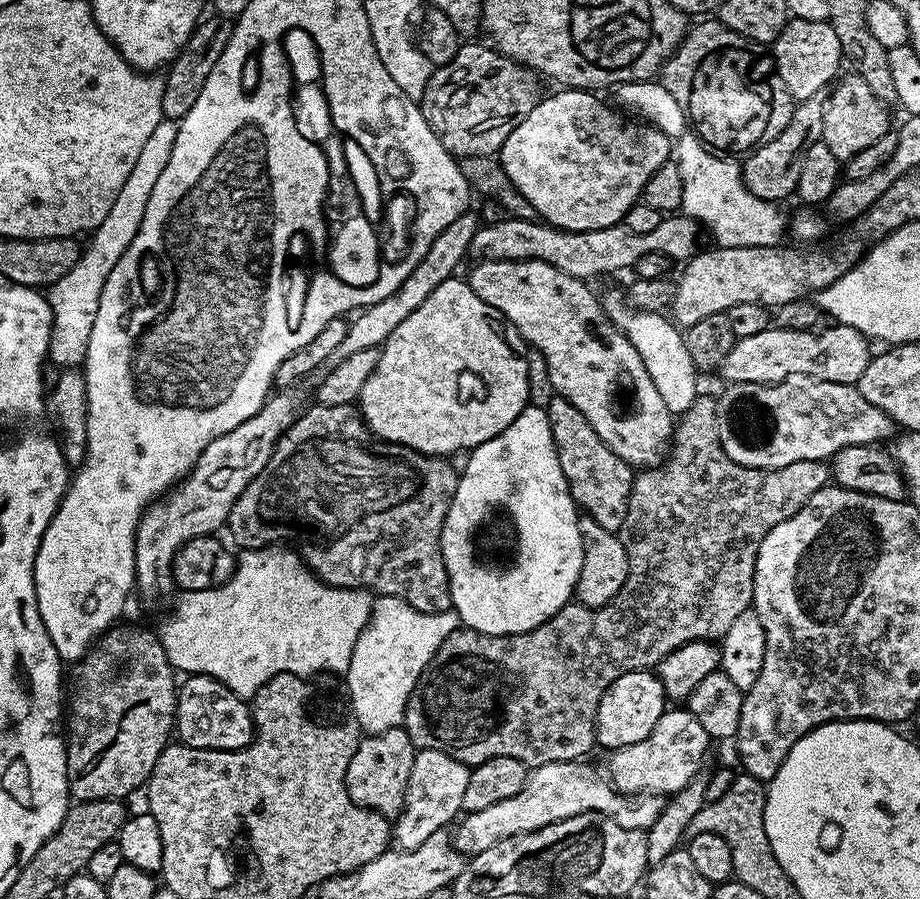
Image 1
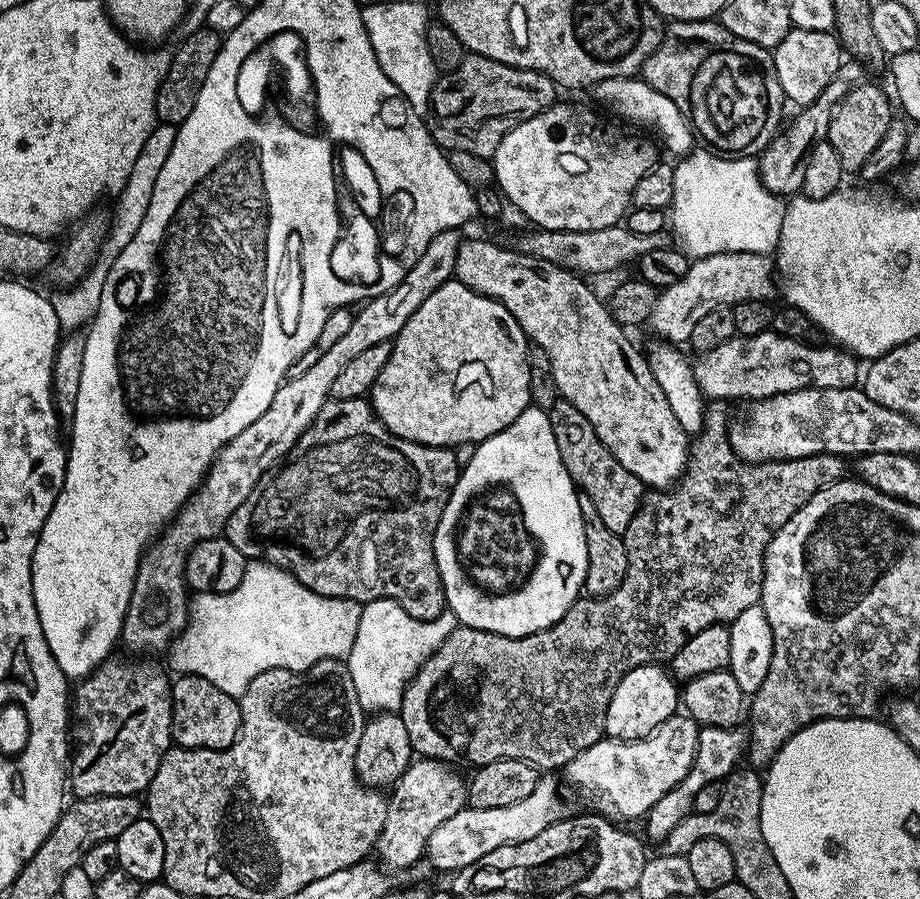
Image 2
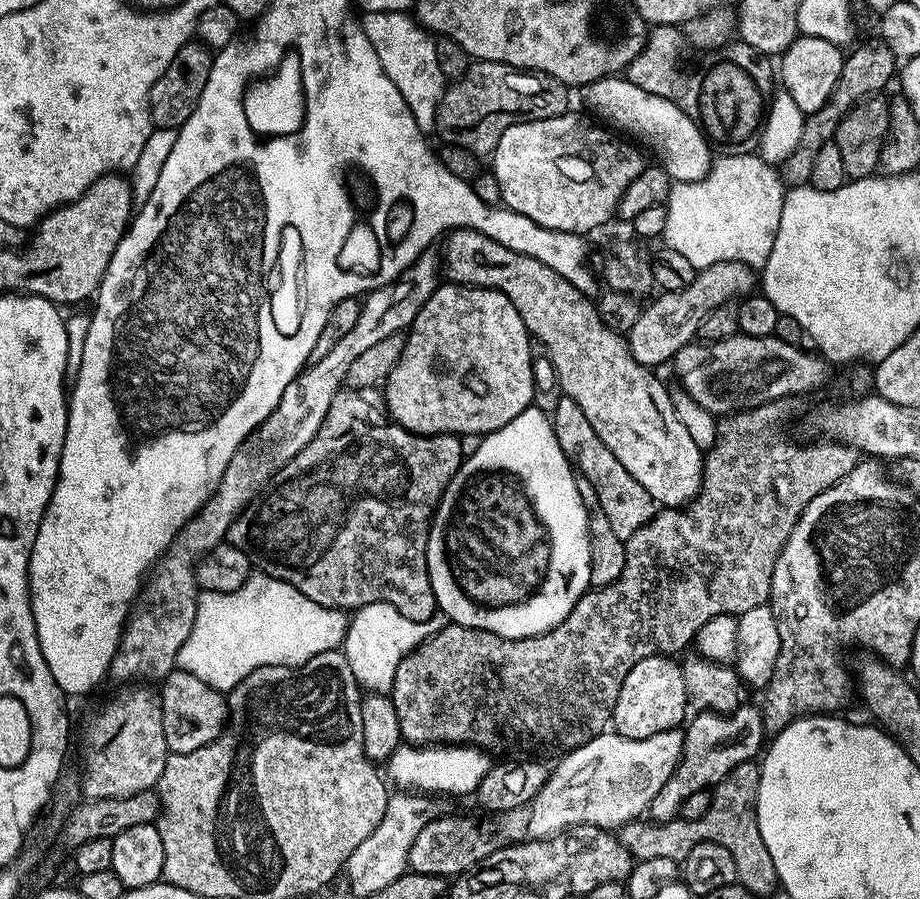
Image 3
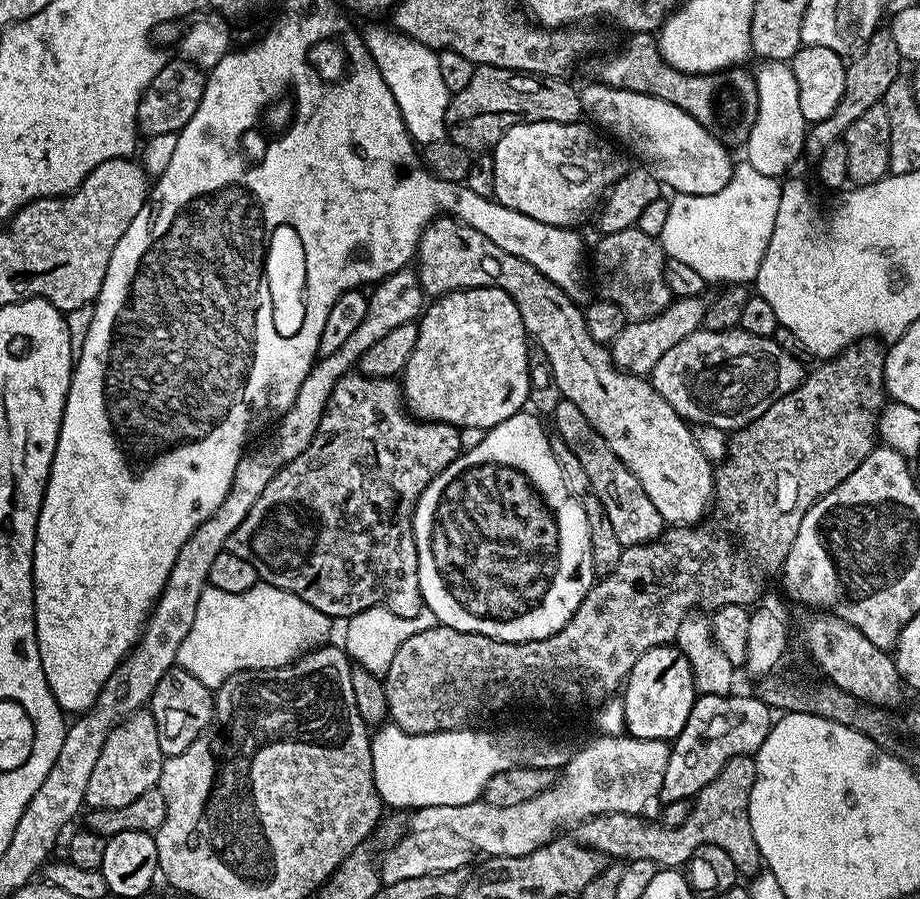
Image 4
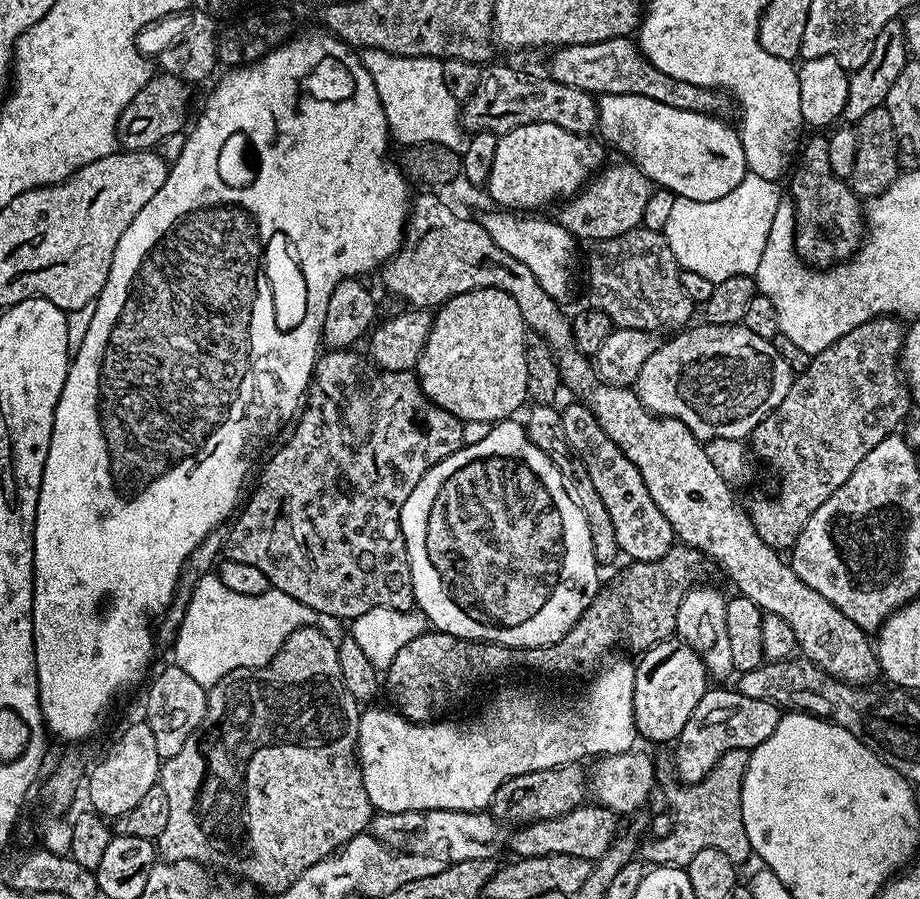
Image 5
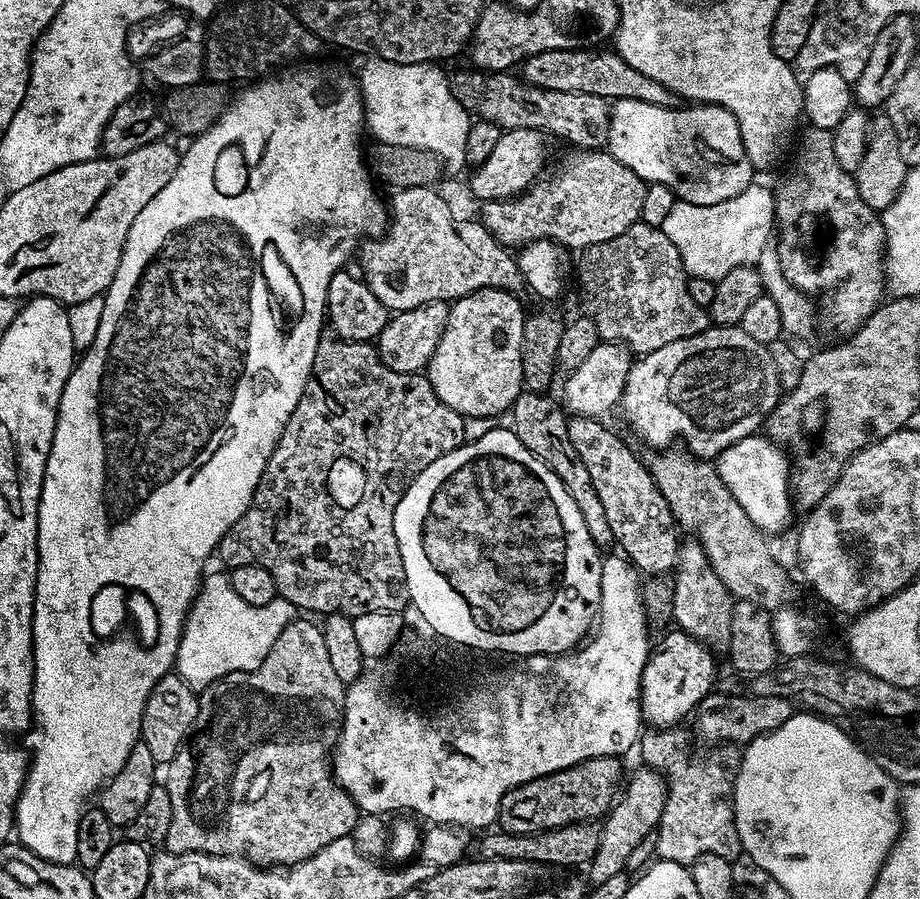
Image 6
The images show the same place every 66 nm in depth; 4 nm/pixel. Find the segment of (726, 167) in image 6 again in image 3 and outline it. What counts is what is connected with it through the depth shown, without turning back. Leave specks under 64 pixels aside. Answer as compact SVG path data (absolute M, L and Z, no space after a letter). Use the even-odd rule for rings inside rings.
M620 74L603 76L589 84L581 84L578 92L581 102L593 112L591 115L597 121L619 130L625 137L639 142L645 149L652 148L653 154L660 159L657 160L659 167L663 168L664 173L673 181L700 180L712 166L713 149L700 125L674 101L658 98L658 94L646 94L646 90L634 86Z

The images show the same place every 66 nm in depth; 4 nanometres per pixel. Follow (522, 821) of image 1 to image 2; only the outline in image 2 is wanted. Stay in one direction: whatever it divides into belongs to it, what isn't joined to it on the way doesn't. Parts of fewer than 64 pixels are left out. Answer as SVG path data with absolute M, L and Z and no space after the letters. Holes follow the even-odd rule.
M541 775L534 790L530 790L522 802L514 802L514 806L494 806L490 810L465 806L458 810L458 814L453 814L446 822L442 822L442 826L438 826L438 830L434 830L434 834L430 834L426 860L440 872L455 874L478 862L478 858L490 854L490 850L498 850L498 846L526 842L542 834L546 826L556 823L562 816L560 788L552 776L555 775Z

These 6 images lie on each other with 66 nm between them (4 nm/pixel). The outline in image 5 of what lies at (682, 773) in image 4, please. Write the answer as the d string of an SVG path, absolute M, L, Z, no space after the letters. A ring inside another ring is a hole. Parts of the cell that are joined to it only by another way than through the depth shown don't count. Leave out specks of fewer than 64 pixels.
M728 686L709 687L702 702L698 702L698 706L694 706L694 714L690 714L690 722L686 722L686 726L682 726L682 734L674 742L674 748L676 748L674 772L676 768L676 772L681 776L684 784L696 784L702 778L706 778L706 774L710 774L710 770L714 770L718 758L722 758L722 754L726 754L726 750L754 749L762 742L766 742L766 738L770 738L770 734L774 734L774 730L780 726L782 709L776 704L758 702L758 698L746 698L746 694L735 691L731 687L728 687L729 689L724 687Z

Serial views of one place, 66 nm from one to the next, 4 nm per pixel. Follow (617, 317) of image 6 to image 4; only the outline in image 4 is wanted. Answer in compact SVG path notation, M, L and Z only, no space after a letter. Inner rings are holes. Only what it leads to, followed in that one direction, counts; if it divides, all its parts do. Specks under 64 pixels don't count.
M638 227L610 232L599 237L596 253L590 260L596 263L596 276L600 279L603 299L618 305L629 321L649 320L662 314L674 299L664 277L666 255L657 237L642 234Z

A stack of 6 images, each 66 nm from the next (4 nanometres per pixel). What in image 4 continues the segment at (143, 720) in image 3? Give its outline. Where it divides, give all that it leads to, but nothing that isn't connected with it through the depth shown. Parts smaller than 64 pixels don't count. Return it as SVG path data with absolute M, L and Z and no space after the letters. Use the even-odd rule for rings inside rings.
M151 711L133 712L106 738L106 746L102 746L102 754L98 754L98 763L86 786L85 805L89 809L120 808L134 802L161 783L165 759L162 746L158 746L158 726Z

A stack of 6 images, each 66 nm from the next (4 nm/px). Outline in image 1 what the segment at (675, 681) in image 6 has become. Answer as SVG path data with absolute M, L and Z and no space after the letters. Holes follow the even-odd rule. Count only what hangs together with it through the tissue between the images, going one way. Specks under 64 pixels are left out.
M648 670L621 671L616 680L602 694L602 702L596 711L596 743L602 749L615 750L634 746L634 742L642 742L658 726L658 718L666 710L666 697L662 690L662 682Z

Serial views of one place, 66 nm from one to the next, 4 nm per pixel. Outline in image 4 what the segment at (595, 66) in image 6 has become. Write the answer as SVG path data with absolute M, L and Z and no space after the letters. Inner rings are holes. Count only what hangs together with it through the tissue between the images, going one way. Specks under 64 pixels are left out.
M633 32L628 41L613 56L600 64L599 83L618 90L634 90L650 94L671 104L677 104L690 113L707 132L723 140L725 145L743 145L756 120L756 81L753 73L743 72L737 66L723 72L710 72L707 76L691 76L674 70L661 56L657 41L651 32Z

